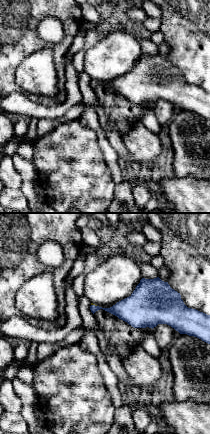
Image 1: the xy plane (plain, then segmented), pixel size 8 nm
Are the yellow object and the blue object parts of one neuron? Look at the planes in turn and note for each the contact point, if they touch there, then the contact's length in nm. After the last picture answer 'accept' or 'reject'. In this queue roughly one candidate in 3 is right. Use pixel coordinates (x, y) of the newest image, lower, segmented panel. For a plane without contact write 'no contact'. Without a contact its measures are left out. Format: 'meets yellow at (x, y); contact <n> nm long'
meets yellow at (94, 304); contact 50 nm long

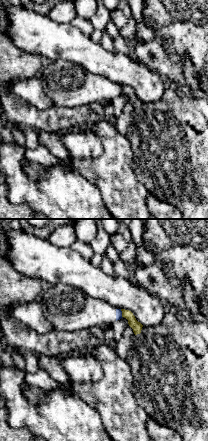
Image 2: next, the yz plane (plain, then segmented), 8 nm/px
meets yellow at (122, 313); contact 70 nm long

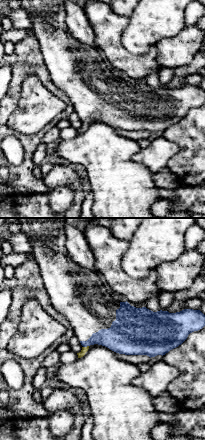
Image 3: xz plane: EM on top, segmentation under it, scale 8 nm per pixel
meets yellow at (85, 347); contact 50 nm long

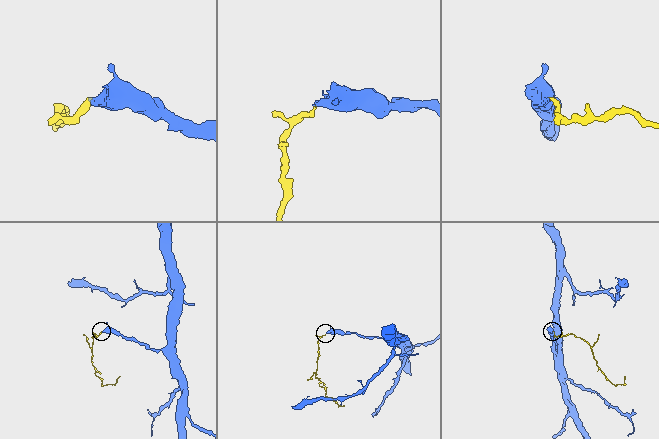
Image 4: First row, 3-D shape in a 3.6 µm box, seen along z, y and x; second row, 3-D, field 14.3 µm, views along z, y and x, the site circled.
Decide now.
accept

